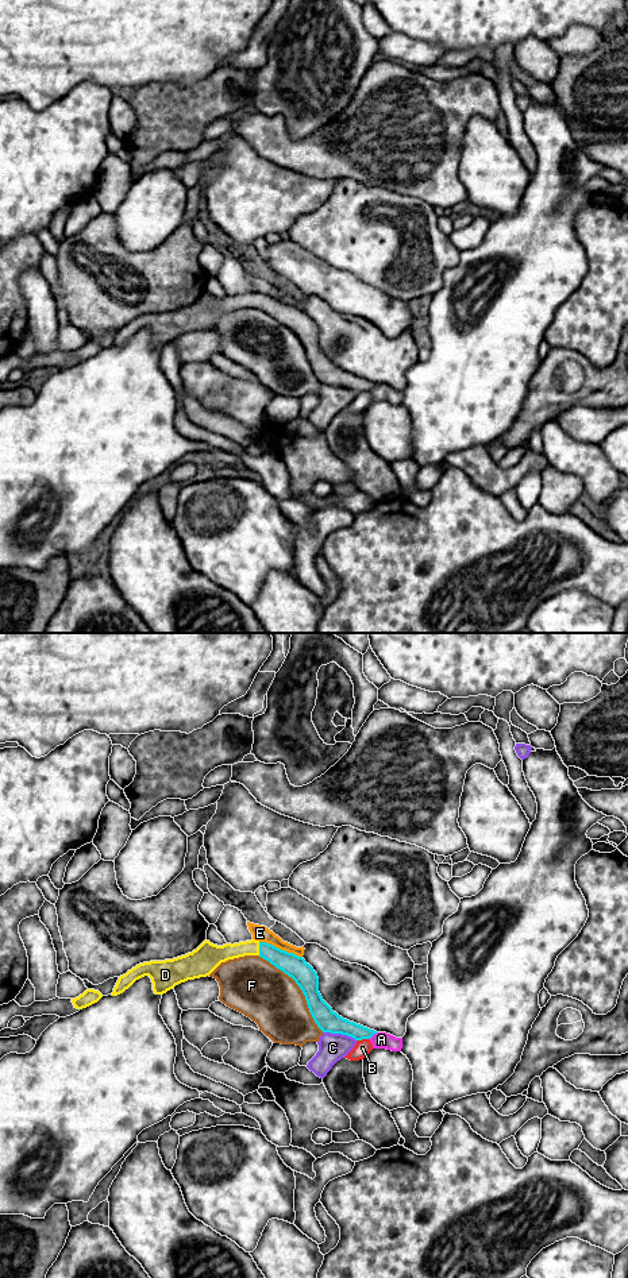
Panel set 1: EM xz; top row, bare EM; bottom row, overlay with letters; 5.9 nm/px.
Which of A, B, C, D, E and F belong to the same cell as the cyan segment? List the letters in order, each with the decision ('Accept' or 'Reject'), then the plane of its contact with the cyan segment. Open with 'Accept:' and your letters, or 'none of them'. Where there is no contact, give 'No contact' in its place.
Accept: D
A: Reject. Touches cyan in xz
B: Reject. Touches cyan in xz
C: Reject. Touches cyan in xz
D: Accept. Touches cyan in xz
E: Reject. Touches cyan in xz
F: Reject. Touches cyan in xz

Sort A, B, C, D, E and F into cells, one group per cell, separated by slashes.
A / B / C / D / E / F

